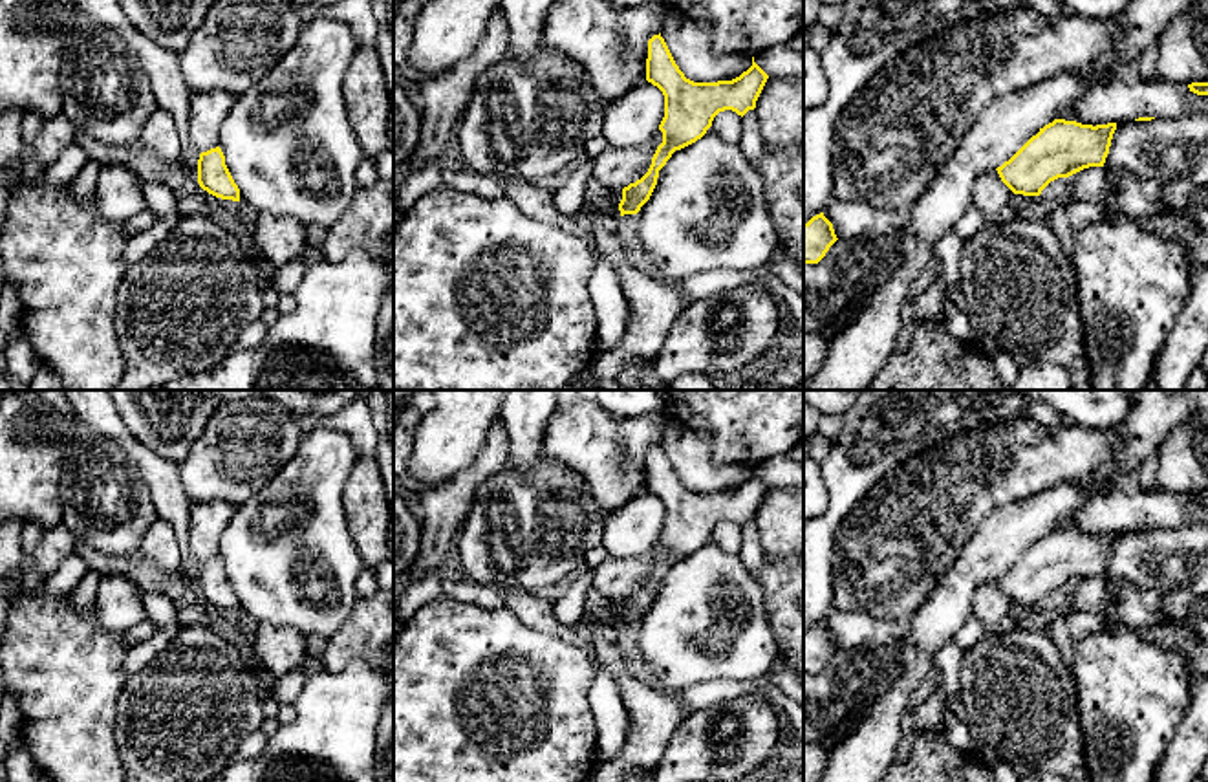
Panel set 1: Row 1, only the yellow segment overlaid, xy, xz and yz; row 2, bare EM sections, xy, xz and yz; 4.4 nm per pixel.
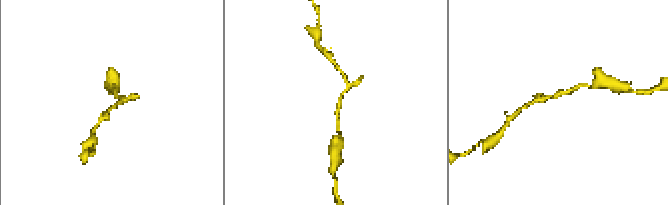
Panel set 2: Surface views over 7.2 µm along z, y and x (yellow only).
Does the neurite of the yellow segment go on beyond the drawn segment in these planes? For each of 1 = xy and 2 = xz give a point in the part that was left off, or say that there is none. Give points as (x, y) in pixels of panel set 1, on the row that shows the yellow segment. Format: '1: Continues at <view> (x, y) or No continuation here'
1: No continuation here
2: No continuation here

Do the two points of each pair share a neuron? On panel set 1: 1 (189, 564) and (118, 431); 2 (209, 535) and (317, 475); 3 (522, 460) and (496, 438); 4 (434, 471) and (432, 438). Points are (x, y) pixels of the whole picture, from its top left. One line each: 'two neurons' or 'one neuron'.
1: one neuron
2: two neurons
3: two neurons
4: one neuron

